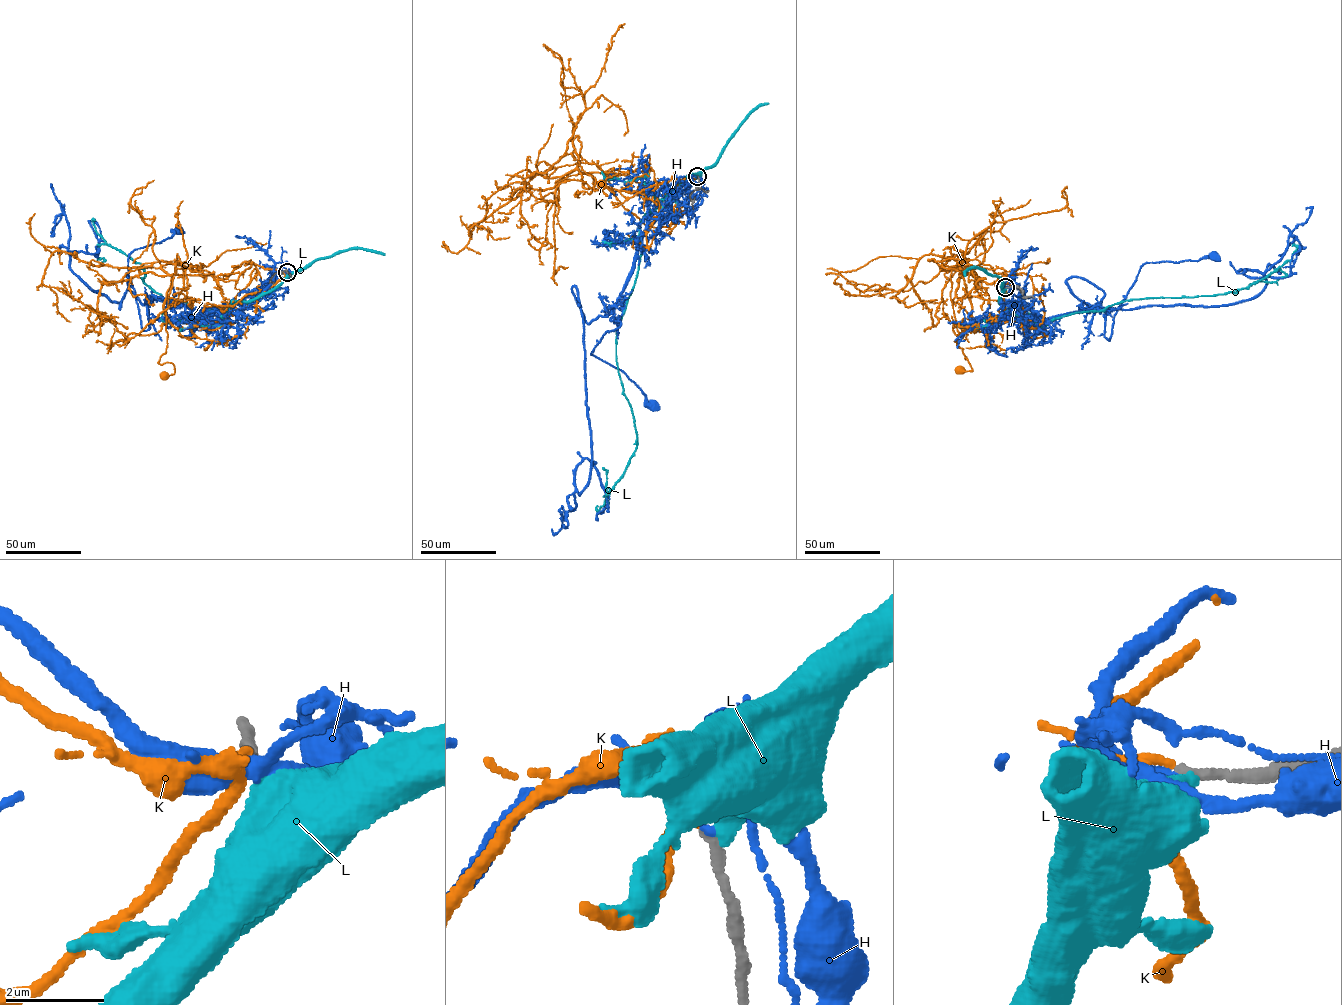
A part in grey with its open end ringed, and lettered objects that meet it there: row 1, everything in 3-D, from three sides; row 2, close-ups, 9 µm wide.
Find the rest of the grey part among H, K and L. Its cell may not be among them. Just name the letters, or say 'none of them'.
K

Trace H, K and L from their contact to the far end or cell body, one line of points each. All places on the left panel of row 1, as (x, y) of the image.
H: (287, 273), (275, 269), (273, 282), (258, 293), (212, 309), (153, 296), (143, 330), (128, 256), (180, 230)
K: (287, 273), (248, 262), (222, 279), (172, 275), (167, 345), (158, 363), (171, 362), (174, 372), (164, 376)
L: (287, 273), (253, 299), (198, 318), (191, 306), (144, 284), (144, 266), (115, 247), (100, 245), (101, 264)

